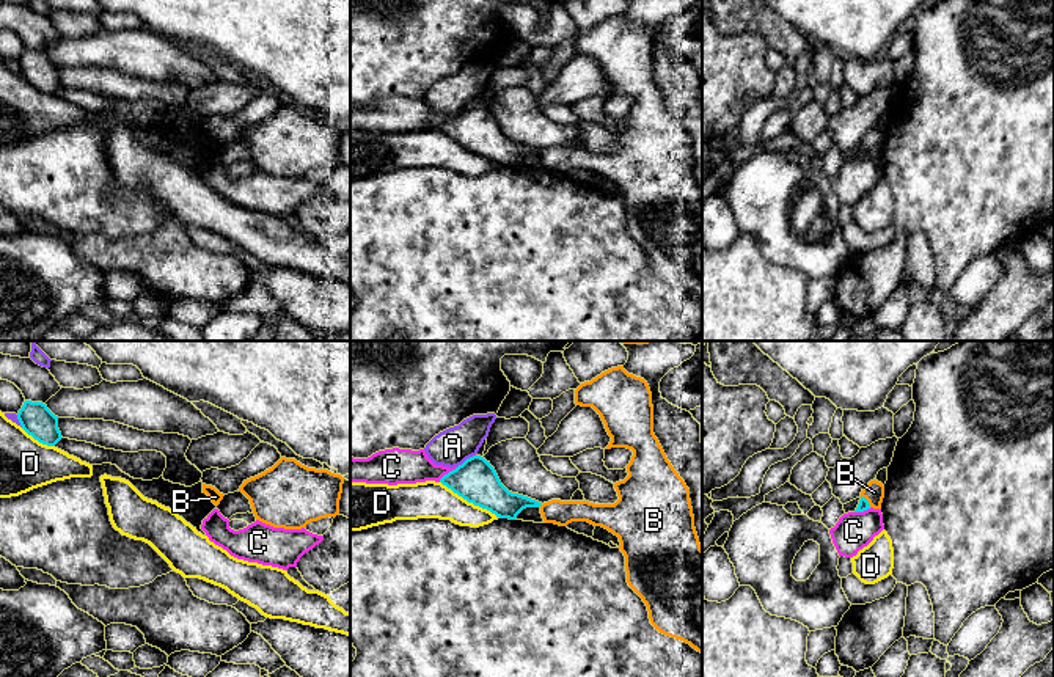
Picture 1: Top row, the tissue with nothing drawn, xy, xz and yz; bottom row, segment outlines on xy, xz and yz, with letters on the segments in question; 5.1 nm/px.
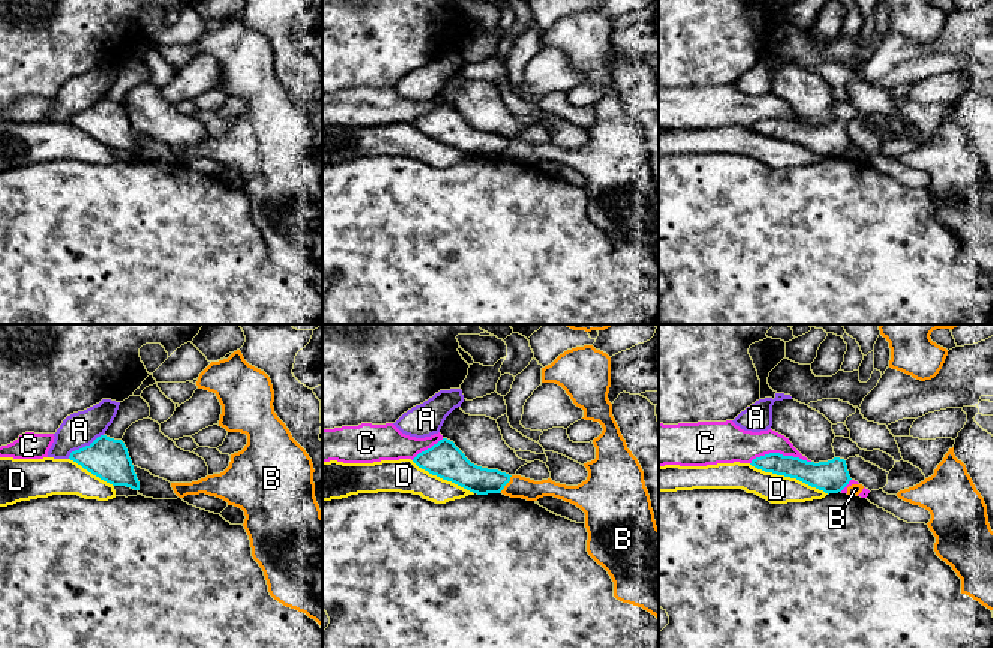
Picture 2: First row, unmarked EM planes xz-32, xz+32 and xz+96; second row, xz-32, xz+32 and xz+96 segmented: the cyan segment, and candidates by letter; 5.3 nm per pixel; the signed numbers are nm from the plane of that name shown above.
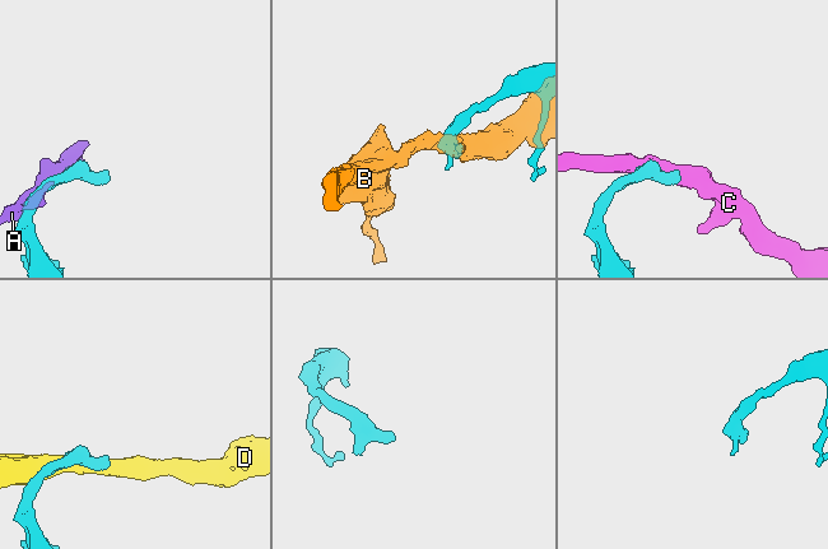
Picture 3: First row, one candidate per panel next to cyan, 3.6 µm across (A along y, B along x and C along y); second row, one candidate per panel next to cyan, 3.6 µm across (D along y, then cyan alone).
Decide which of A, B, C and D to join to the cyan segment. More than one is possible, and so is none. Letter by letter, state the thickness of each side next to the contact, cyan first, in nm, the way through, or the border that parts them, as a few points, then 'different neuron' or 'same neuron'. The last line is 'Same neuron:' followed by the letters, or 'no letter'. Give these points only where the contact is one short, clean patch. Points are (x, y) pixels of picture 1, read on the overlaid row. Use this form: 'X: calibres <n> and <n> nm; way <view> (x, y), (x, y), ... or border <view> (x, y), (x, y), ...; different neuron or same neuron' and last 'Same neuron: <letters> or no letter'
A: calibres 220 and 190 nm; different neuron
B: calibres 50 and 110 nm; border yz (861, 495), (871, 506); different neuron
C: calibres 220 and 180 nm; different neuron
D: calibres 220 and 190 nm; different neuron
Same neuron: no letter

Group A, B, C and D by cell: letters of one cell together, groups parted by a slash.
A / B / C / D

